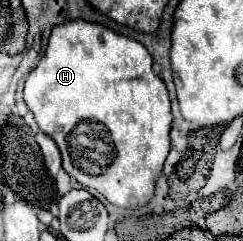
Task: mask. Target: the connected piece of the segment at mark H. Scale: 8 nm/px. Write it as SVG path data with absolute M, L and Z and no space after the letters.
M72 19L72 21L66 21L62 25L56 25L56 27L52 27L44 57L40 59L38 67L26 79L24 99L26 99L26 105L30 107L30 111L34 113L34 119L38 123L38 127L56 141L56 145L62 153L62 167L82 187L96 189L100 195L104 195L110 203L114 203L118 207L140 207L140 205L150 201L150 193L154 189L154 183L156 183L158 175L162 173L162 167L164 167L164 161L166 161L166 155L168 155L168 149L170 149L168 133L170 133L172 113L170 113L170 99L168 99L166 85L154 73L154 63L150 59L150 53L146 51L146 47L142 47L142 43L126 39L124 35L118 35L116 31L104 27L102 23L92 23L92 21L84 21L84 19Z

